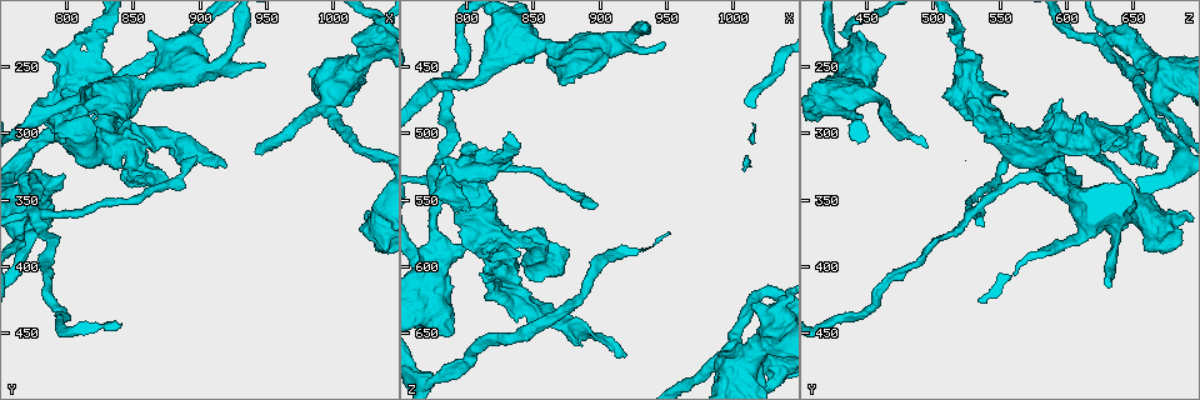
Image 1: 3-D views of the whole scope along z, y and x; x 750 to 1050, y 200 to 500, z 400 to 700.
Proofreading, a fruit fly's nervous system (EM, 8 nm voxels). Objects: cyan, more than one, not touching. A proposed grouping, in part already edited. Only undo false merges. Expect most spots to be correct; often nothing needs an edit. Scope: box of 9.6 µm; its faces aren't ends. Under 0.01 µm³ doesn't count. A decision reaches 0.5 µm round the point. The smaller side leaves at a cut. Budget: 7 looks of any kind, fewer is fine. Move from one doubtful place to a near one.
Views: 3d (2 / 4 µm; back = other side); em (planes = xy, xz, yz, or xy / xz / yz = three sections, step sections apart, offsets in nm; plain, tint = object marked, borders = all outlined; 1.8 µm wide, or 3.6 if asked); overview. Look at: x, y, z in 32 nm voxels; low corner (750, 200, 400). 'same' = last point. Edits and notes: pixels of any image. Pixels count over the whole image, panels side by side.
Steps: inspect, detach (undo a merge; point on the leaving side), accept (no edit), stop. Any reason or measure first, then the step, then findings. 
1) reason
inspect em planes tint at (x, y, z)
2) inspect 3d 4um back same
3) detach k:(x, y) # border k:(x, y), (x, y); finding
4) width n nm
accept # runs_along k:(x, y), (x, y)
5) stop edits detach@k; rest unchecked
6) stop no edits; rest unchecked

four-way junction
inspect 3d 4um at (804, 268, 526)

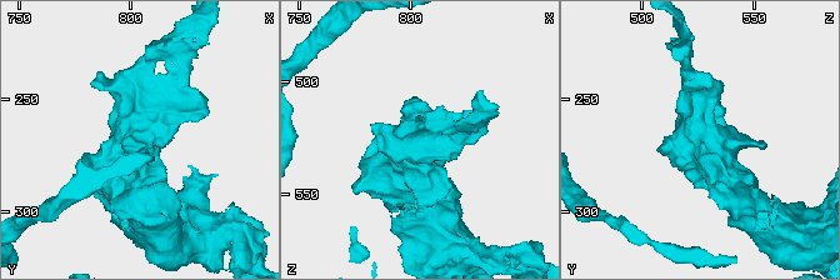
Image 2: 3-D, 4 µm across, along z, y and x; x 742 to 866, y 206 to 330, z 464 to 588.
now the EM
inspect em 3.6um yz step 4 tint at (803, 268, 525)

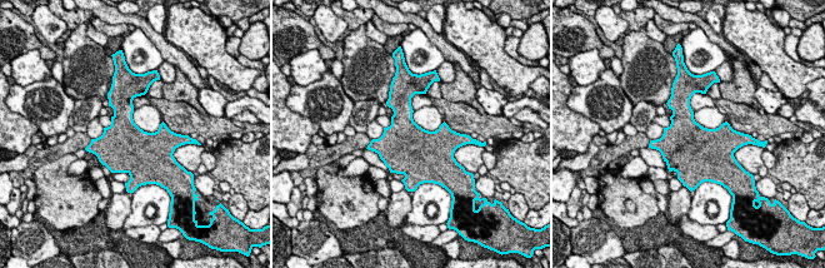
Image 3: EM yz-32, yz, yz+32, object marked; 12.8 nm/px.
cut it another way
inspect em 3.6um planes tint same

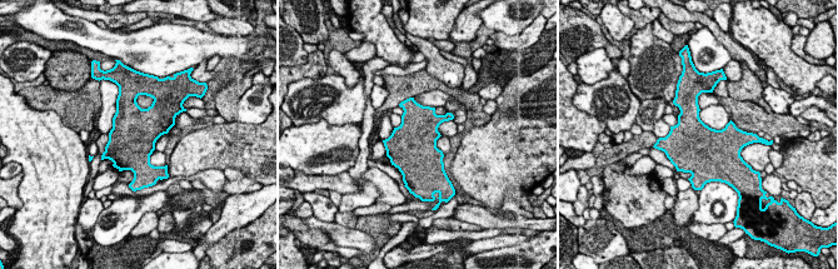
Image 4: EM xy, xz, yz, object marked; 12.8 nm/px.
accept # continuous, no second neuron

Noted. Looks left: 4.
four or more arms meet
inspect em xy step 16 tint at (776, 358, 532)

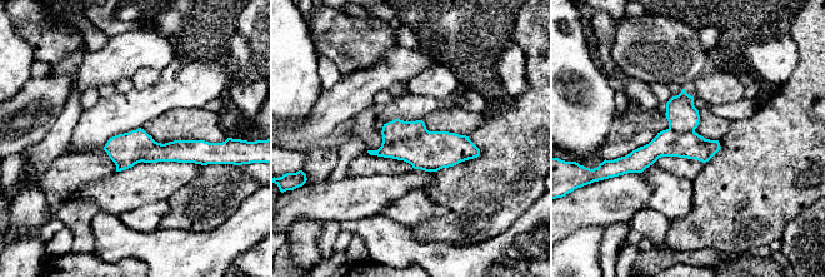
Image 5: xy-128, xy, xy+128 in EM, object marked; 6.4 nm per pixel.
detach 5:(431, 150) # part_leaving 5:(716, 145), (660, 145), (624, 163); a second neuron is stuck on

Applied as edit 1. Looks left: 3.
redraw
inspect overview

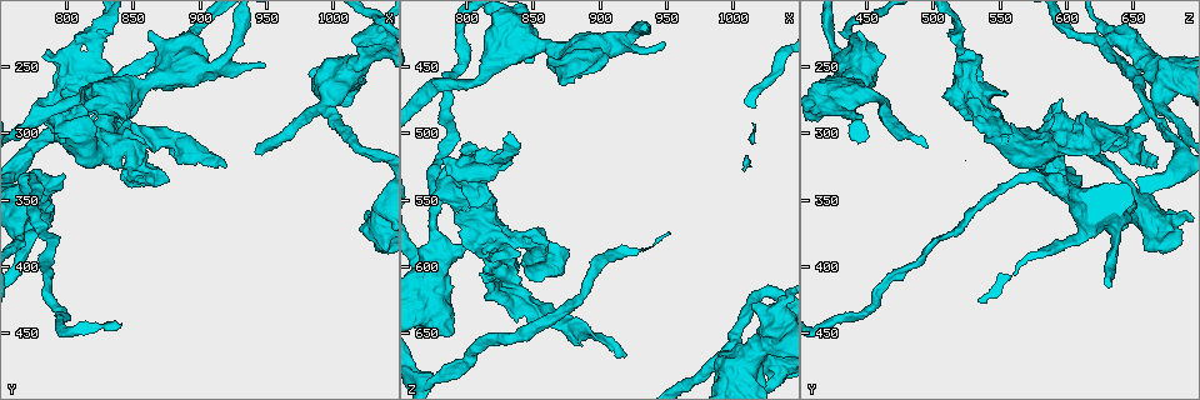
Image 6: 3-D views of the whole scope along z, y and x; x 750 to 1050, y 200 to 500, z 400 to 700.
sharp bend
inspect 3d 4um back at (1032, 364, 686)

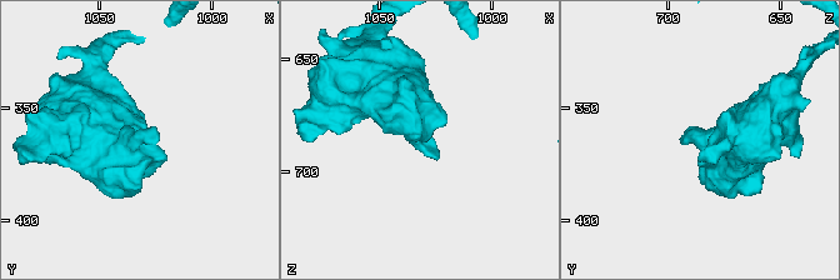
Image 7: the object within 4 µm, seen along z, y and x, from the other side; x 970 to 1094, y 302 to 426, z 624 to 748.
inspect em 3.6um planes tint at (1034, 364, 685)

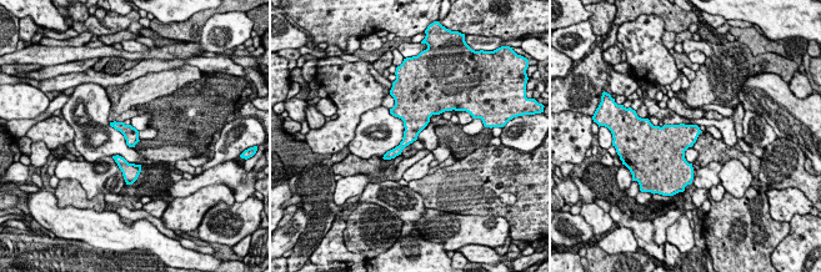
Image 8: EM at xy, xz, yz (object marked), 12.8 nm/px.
accept # all the same neuron

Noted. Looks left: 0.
stop edits detach@5; rest unchecked

